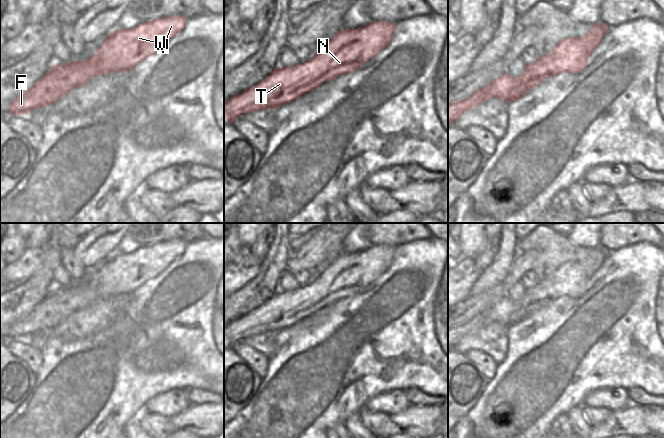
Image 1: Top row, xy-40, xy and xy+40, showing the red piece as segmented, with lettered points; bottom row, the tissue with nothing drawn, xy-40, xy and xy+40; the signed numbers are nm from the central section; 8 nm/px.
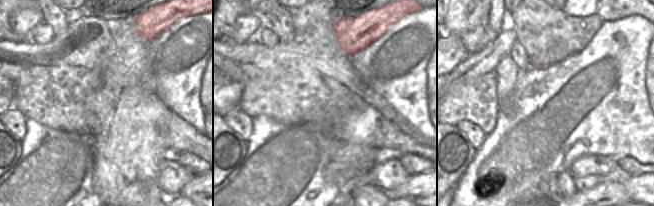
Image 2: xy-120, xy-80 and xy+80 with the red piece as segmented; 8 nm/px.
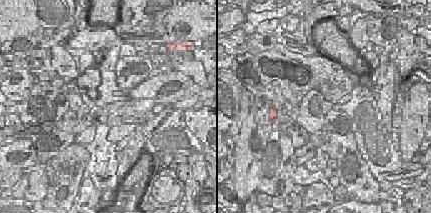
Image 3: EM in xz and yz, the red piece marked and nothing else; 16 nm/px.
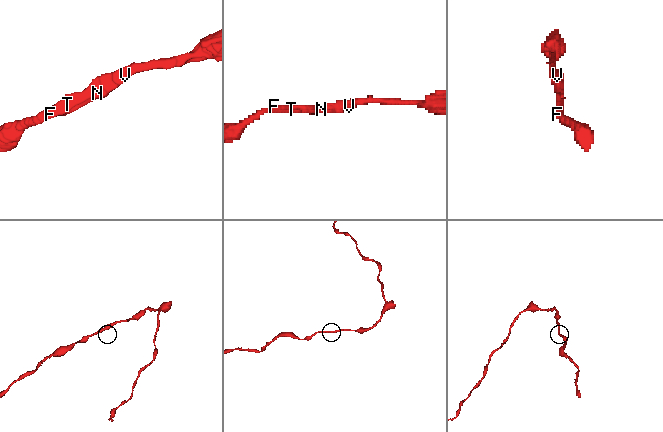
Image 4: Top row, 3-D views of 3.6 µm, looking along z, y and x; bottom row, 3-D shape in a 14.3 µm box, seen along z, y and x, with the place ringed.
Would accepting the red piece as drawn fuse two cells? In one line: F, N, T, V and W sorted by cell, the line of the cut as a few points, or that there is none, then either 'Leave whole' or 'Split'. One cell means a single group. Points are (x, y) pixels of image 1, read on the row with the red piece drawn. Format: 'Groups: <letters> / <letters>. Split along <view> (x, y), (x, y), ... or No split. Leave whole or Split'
Groups: F N T V W. No split. Leave whole

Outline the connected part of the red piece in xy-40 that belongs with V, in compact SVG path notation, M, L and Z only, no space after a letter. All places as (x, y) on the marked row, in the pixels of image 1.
M171 15L142 22L133 29L116 29L111 35L105 36L106 40L87 60L53 65L41 79L12 101L10 115L24 115L40 107L47 107L75 87L79 87L103 73L120 73L133 69L141 61L160 51L173 37L178 35L186 26L187 20L181 15Z

